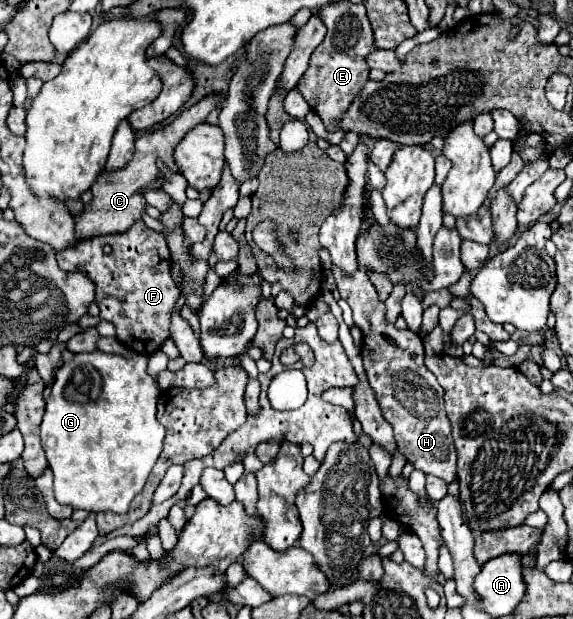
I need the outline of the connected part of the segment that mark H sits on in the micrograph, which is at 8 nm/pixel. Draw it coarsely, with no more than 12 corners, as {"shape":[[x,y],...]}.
{"shape":[[332,266],[400,454],[452,482],[456,446],[424,344],[364,270]]}

